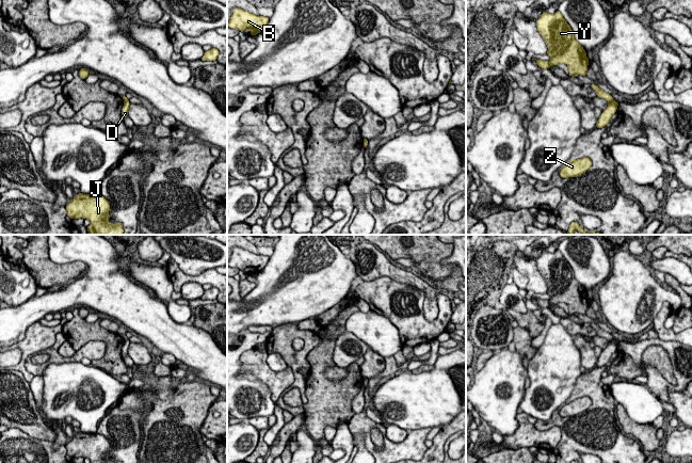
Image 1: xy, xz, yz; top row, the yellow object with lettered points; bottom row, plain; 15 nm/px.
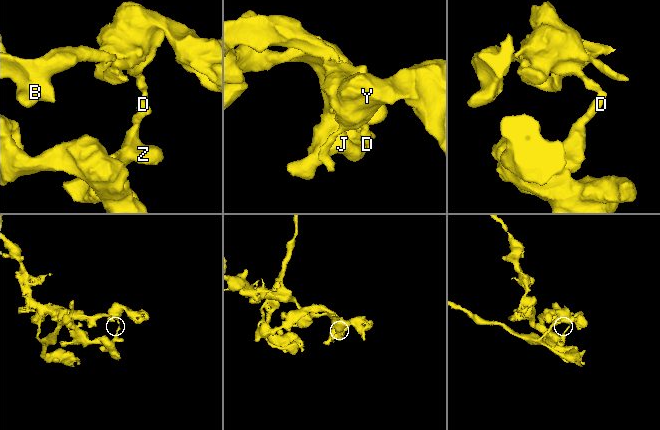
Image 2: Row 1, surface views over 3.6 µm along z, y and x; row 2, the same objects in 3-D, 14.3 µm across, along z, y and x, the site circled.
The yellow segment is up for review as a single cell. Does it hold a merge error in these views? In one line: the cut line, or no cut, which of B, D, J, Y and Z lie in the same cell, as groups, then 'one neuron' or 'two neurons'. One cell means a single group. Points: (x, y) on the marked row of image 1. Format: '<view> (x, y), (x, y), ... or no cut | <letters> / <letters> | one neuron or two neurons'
yz (612, 99), (609, 102) | B Y / D J Z | two neurons

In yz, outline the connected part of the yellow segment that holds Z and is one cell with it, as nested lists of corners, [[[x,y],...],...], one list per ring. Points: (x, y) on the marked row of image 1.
[[[588,157],[568,161],[561,167],[560,176],[562,178],[577,177],[585,173],[592,166],[592,160]]]

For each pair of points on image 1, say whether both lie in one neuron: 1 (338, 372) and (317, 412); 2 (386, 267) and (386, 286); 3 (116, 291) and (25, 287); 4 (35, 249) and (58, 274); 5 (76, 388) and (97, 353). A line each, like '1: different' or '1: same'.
1: different
2: different
3: different
4: same
5: different

